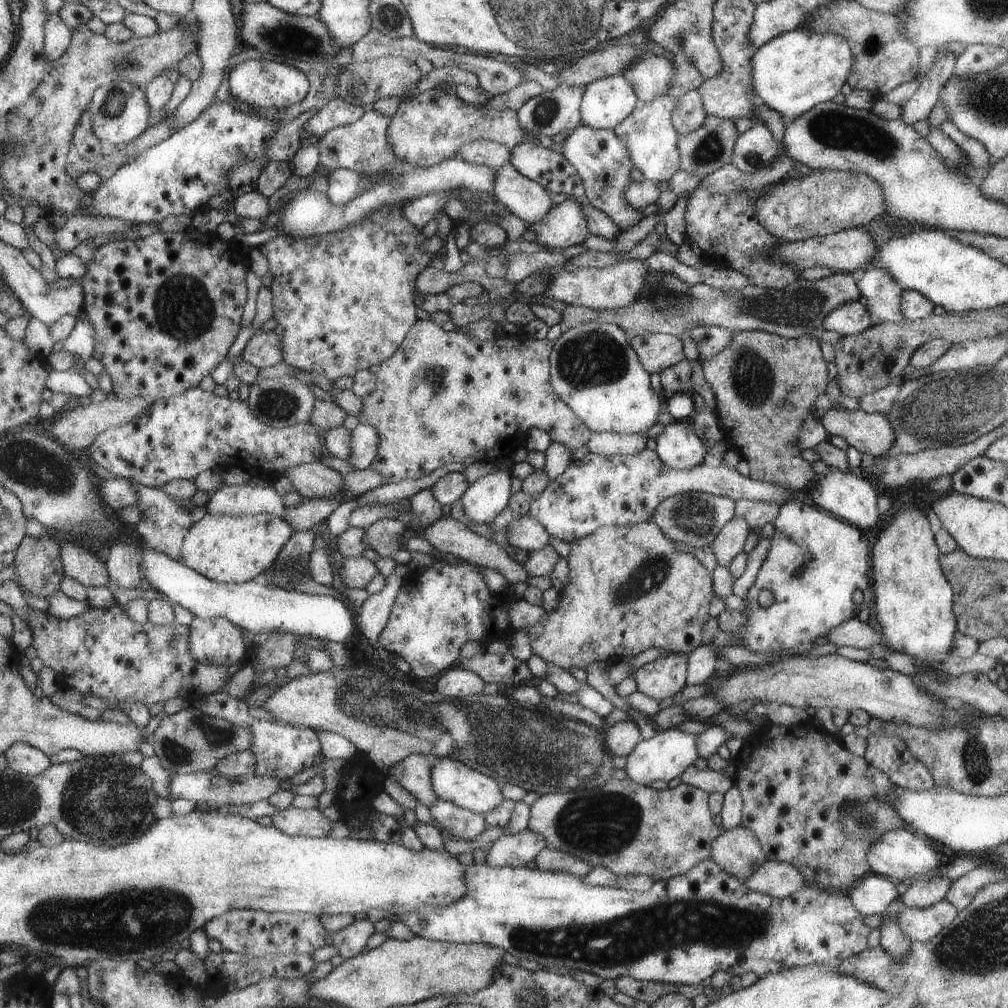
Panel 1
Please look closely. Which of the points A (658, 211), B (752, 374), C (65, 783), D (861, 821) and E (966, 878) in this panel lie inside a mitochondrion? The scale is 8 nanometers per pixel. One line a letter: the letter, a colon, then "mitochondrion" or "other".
A: other
B: mitochondrion
C: mitochondrion
D: mitochondrion
E: other

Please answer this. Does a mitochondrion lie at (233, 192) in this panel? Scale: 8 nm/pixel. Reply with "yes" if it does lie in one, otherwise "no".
no

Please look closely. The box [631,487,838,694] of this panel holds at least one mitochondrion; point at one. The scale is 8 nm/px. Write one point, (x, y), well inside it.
(695, 514)

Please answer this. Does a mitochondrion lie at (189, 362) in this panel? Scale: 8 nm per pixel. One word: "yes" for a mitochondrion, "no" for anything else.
no

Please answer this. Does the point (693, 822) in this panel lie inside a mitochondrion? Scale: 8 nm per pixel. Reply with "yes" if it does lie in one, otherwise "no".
no

